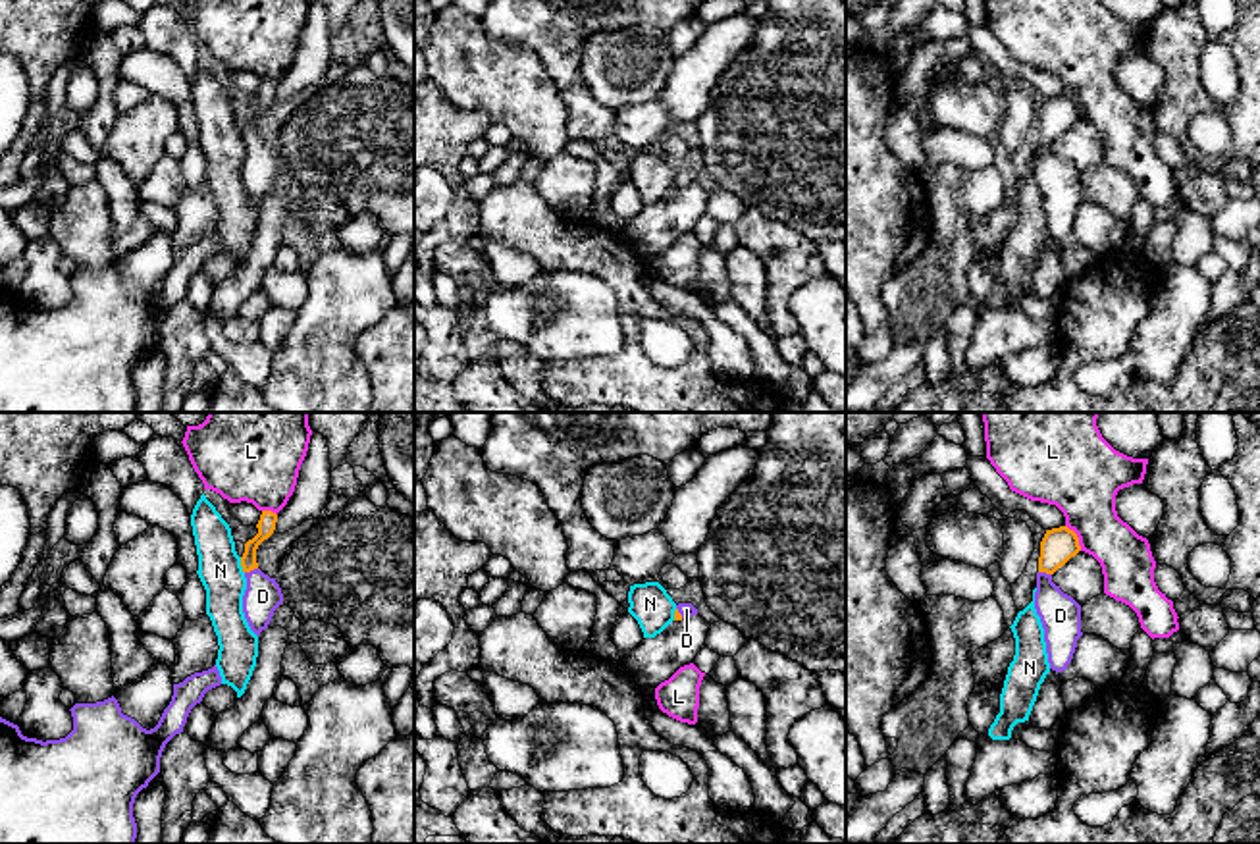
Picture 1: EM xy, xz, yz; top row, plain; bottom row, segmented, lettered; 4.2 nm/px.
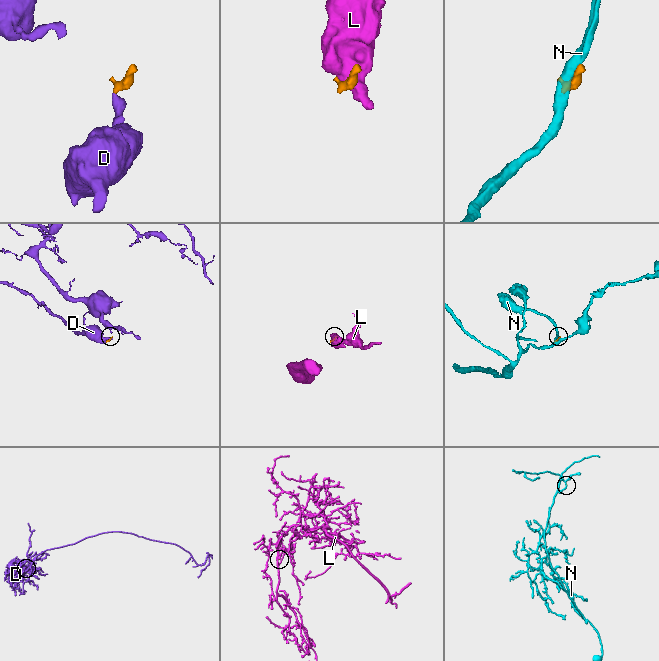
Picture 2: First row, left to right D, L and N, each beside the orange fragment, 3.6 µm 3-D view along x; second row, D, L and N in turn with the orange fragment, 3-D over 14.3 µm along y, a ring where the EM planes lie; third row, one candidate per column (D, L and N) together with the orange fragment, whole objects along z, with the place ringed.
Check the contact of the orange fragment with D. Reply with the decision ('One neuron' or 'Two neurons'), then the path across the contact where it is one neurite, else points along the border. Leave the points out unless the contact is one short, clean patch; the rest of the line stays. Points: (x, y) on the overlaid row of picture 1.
One neuron. Path across: xy (266, 525), (251, 546), (251, 569), (262, 596)

